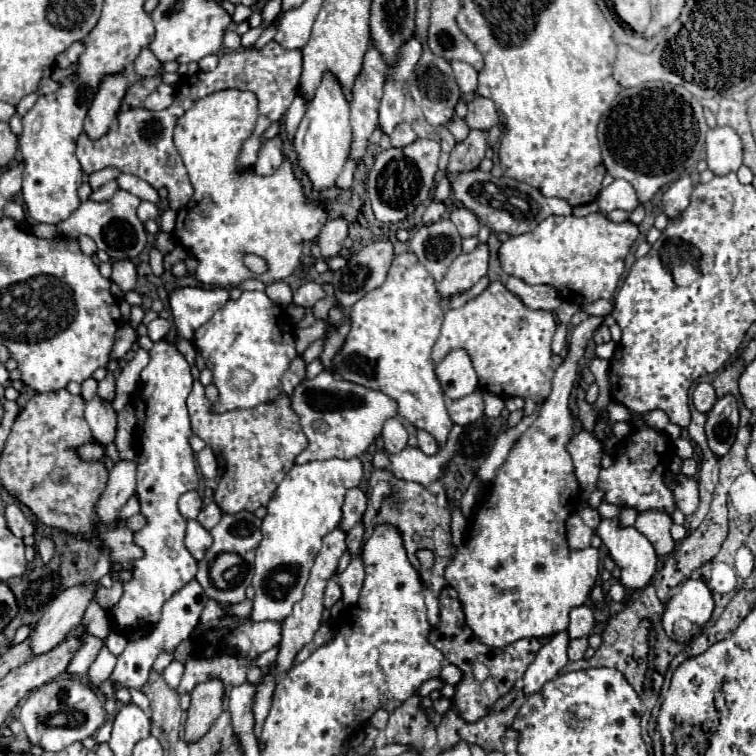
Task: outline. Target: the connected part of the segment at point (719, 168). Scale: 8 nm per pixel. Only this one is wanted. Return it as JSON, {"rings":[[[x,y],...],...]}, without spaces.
{"rings":[[[723,126],[707,132],[707,168],[715,176],[723,176],[729,172],[737,172],[743,164],[743,148],[741,138],[735,130]]]}

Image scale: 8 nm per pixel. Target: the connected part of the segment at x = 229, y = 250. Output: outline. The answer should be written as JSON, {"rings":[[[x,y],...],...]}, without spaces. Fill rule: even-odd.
{"rings":[[[221,90],[195,102],[193,108],[187,110],[175,126],[175,148],[183,158],[195,194],[191,202],[179,212],[179,224],[175,226],[173,234],[199,260],[197,280],[205,286],[239,286],[239,282],[249,278],[257,278],[265,284],[285,280],[301,264],[303,242],[315,238],[321,232],[327,218],[325,210],[319,208],[317,202],[311,202],[303,196],[301,182],[293,176],[291,164],[287,160],[273,176],[265,178],[257,176],[251,168],[247,170],[235,168],[235,158],[241,150],[241,144],[251,136],[255,120],[257,120],[257,98],[253,92]],[[245,254],[261,256],[269,264],[269,270],[261,276],[253,274],[243,264]]]}

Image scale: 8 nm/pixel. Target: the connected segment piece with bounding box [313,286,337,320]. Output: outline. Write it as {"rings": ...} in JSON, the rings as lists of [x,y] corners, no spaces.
{"rings":[[[325,286],[325,292],[327,292],[327,296],[325,296],[323,300],[319,300],[319,302],[313,306],[315,318],[323,318],[323,320],[327,320],[327,312],[329,312],[329,308],[337,302],[335,296],[333,296],[333,290],[331,290],[329,286]]]}

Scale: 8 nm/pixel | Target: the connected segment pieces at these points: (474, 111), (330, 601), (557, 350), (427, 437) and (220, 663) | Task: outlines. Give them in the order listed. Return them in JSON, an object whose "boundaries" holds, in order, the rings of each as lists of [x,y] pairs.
{"boundaries":[[[[477,96],[473,102],[469,102],[469,114],[465,118],[467,126],[471,130],[489,130],[499,124],[499,116],[495,110],[495,104],[489,98]]],[[[331,578],[325,588],[325,608],[331,608],[337,600],[341,600],[341,588],[335,582],[335,578]]],[[[559,324],[559,326],[557,326],[557,332],[555,332],[555,336],[553,336],[553,344],[551,344],[553,354],[563,354],[565,342],[567,342],[567,326],[565,326],[565,324]]],[[[419,430],[419,432],[417,432],[417,440],[419,440],[421,452],[427,454],[427,456],[433,456],[433,454],[441,448],[441,446],[437,444],[437,440],[435,440],[429,432],[425,432],[425,430]]],[[[271,648],[265,654],[261,654],[257,660],[249,658],[231,658],[231,654],[221,654],[215,658],[189,658],[185,662],[185,674],[181,678],[181,684],[177,686],[177,694],[191,694],[193,688],[201,682],[207,682],[211,678],[219,678],[225,688],[239,686],[245,682],[245,674],[251,666],[267,668],[279,648]]]]}

